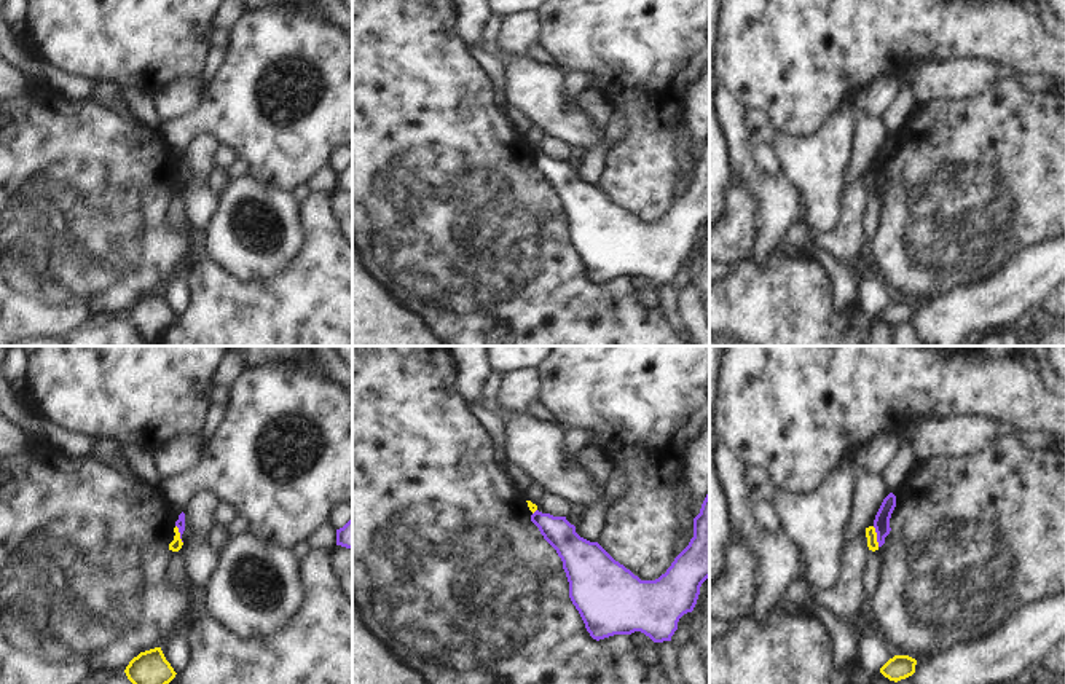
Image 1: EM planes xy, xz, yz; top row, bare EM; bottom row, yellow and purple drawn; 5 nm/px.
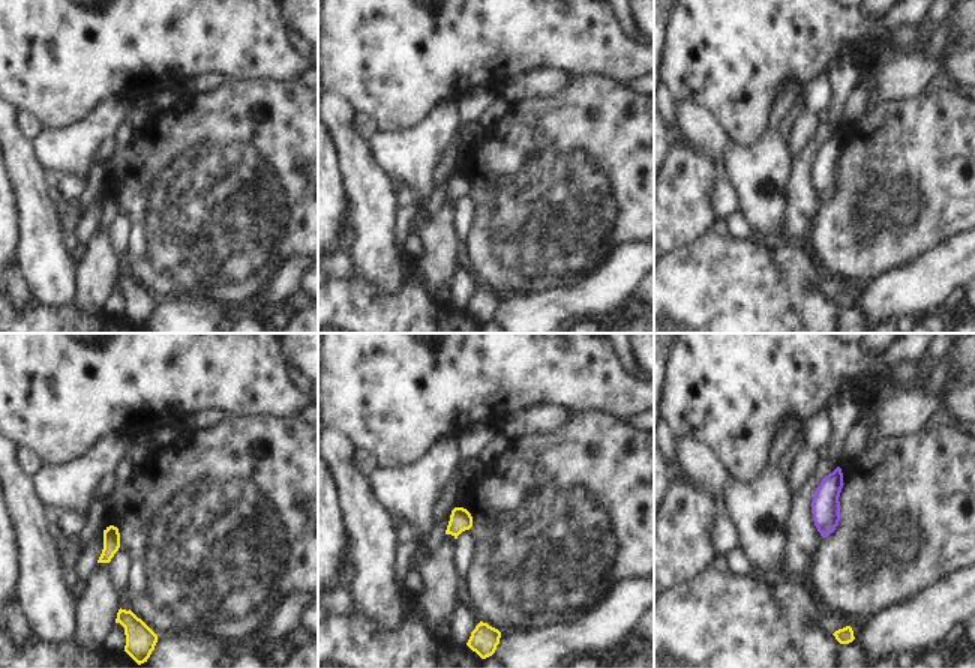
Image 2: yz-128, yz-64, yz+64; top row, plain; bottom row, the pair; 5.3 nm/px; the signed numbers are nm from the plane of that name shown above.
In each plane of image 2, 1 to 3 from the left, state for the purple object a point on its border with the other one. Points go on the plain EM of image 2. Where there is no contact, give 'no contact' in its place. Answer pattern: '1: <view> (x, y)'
1: no contact
2: no contact
3: no contact

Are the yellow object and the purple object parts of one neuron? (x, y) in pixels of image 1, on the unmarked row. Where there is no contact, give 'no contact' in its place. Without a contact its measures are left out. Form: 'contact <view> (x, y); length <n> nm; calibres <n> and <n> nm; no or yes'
contact yz (876, 179); length 110 nm; calibres 60 and 80 nm; no

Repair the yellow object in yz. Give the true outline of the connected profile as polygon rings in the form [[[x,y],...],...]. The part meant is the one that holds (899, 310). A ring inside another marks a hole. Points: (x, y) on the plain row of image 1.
[[[894,298],[882,311],[880,316],[890,324],[901,324],[915,316],[917,303],[909,298]]]

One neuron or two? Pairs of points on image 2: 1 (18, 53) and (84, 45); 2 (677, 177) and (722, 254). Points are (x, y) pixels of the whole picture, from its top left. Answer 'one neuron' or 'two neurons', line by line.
1: one neuron
2: two neurons

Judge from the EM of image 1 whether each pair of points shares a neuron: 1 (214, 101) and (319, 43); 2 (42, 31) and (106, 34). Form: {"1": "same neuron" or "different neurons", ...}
{"1": "same neuron", "2": "same neuron"}

